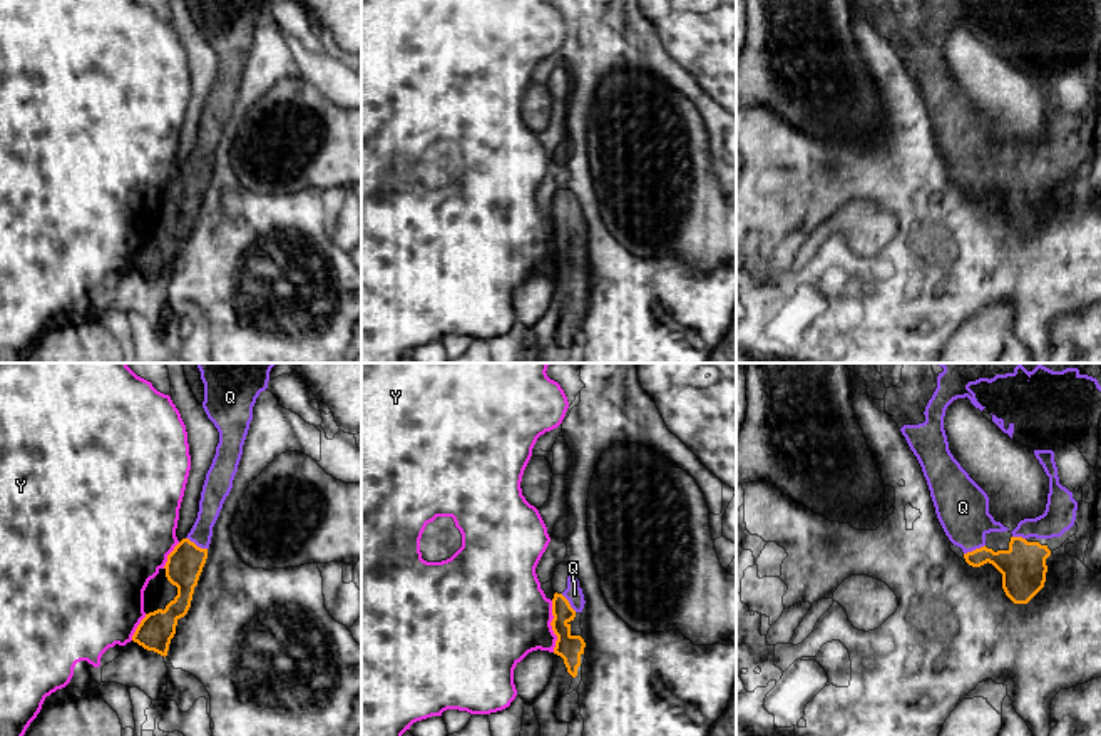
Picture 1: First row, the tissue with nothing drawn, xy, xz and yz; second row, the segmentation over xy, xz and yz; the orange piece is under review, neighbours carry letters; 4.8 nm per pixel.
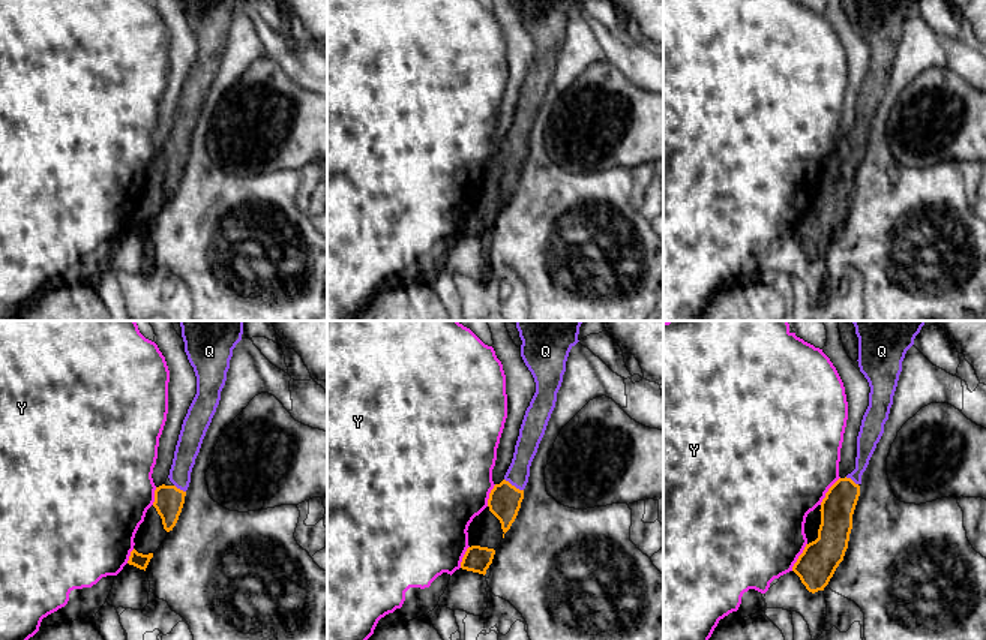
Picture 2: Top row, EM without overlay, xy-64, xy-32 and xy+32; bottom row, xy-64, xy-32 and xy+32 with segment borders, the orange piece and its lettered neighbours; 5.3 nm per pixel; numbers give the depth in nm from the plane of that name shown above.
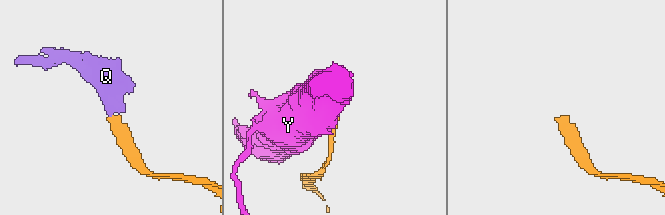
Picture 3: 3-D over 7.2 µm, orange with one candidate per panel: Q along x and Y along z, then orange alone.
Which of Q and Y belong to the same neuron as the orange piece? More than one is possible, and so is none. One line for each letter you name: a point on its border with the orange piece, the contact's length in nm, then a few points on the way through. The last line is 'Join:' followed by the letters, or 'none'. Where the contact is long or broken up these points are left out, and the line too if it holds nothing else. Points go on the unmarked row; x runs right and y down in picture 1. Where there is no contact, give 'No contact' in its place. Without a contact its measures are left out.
Q: Touches orange at xy (194, 169). Shared border 120 nm. Path across: xy (184, 189), (194, 169), (213, 121)
Join: Q

